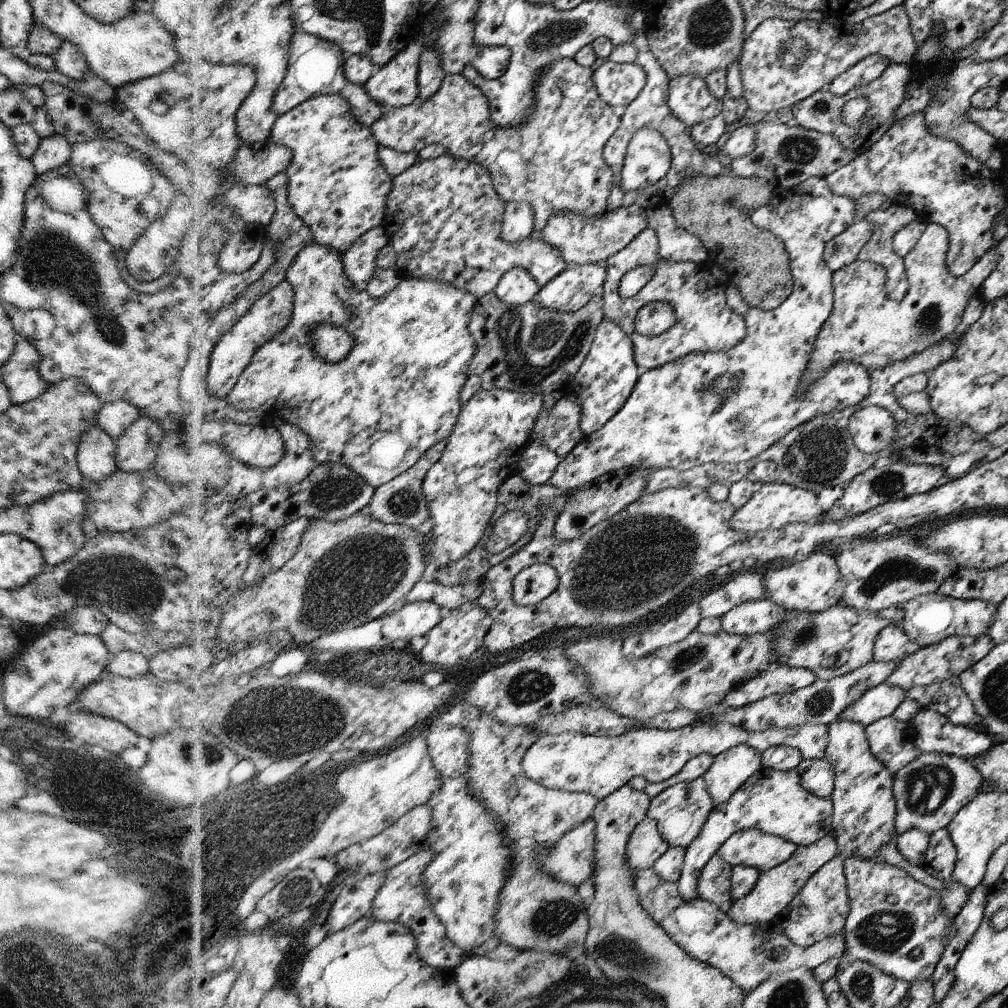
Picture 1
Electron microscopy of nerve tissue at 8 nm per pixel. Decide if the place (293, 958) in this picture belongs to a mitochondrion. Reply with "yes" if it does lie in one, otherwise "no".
no

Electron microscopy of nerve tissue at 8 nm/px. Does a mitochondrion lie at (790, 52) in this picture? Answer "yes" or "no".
no

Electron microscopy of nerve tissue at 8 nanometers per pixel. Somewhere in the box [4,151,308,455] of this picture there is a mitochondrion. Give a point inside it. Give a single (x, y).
(50, 261)

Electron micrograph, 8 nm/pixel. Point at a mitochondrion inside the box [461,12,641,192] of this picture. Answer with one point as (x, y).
(552, 33)

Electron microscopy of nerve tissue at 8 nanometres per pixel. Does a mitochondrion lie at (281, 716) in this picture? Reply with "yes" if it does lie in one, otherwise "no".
yes

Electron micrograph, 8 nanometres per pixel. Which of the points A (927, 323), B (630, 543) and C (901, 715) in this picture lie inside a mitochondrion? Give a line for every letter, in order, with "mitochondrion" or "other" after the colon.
A: mitochondrion
B: mitochondrion
C: other

